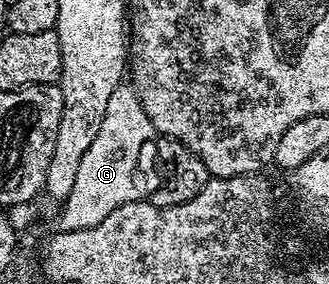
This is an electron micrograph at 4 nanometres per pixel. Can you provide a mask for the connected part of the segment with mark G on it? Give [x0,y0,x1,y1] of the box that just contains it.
[60,81,154,231]

